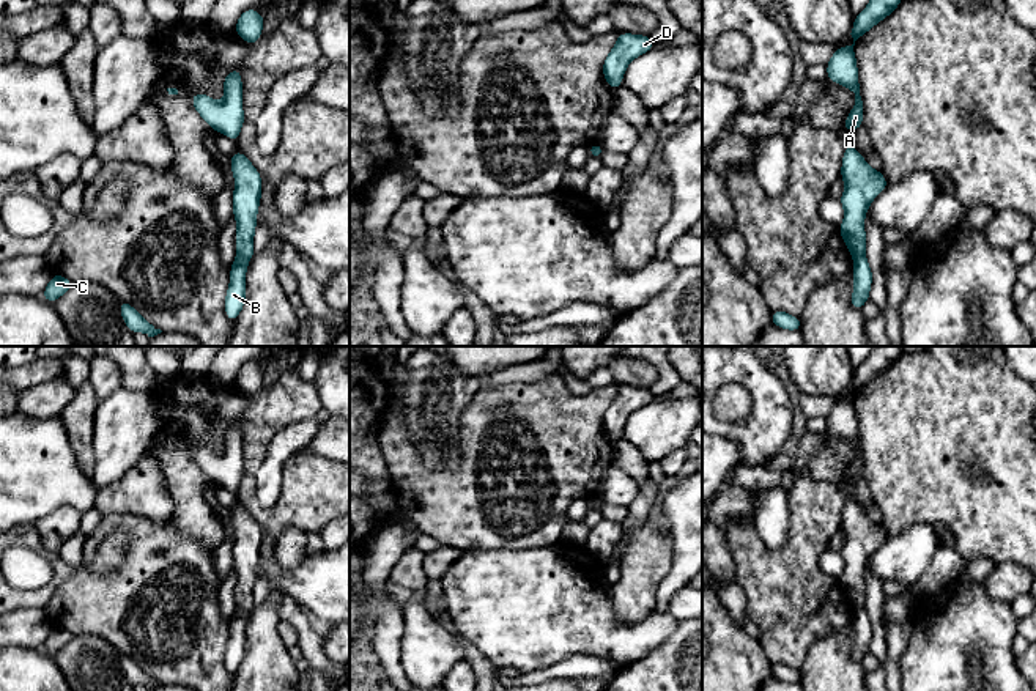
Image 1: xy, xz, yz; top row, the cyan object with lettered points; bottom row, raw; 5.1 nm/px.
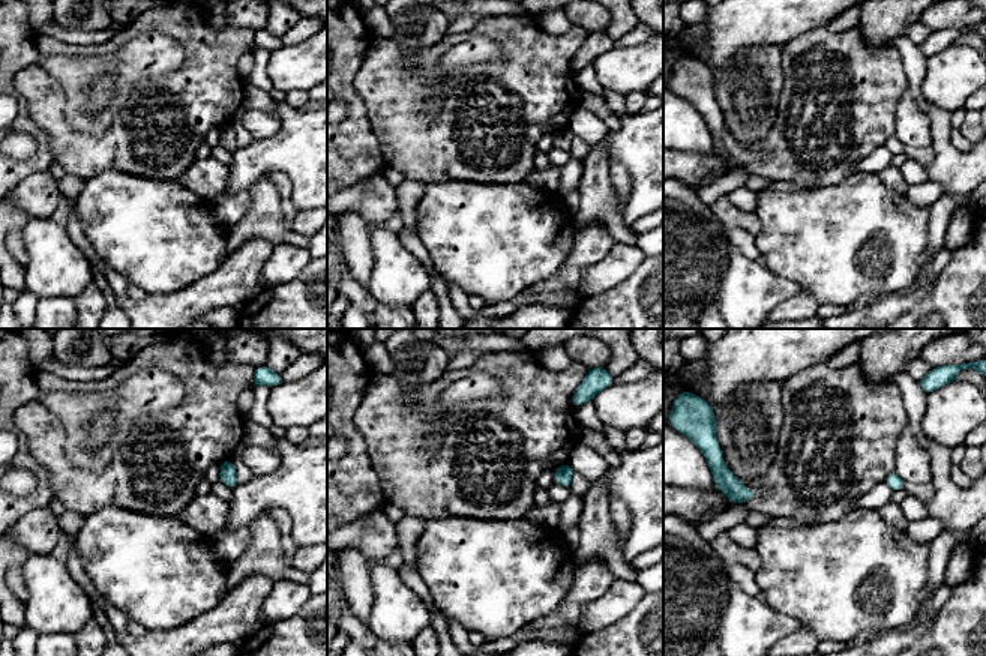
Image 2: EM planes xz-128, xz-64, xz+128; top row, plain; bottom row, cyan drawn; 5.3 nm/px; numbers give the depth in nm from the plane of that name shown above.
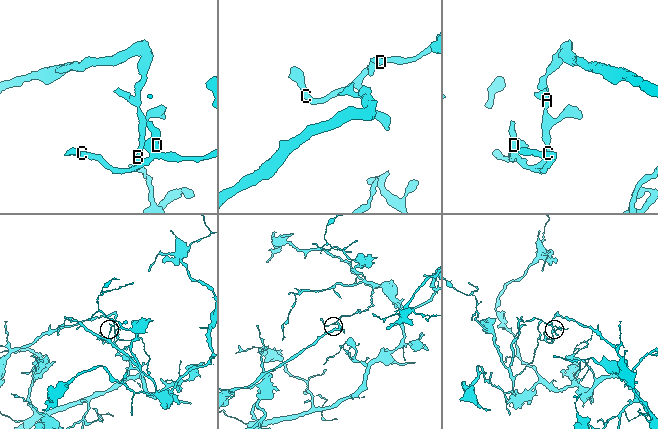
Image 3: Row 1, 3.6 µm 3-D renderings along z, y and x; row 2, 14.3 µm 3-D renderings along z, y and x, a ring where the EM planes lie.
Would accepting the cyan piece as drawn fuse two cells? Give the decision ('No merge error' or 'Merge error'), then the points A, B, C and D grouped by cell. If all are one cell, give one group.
Merge error. Groups: A / B C D

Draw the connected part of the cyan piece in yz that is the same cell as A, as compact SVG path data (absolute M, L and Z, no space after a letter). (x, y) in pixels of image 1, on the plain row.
M874 346L866 360L853 373L850 386L853 397L836 401L827 417L827 430L847 439L855 447L855 458L842 479L845 483L857 483L863 479L863 453L860 449L858 420L853 405L855 394L890 368L901 354L901 346Z

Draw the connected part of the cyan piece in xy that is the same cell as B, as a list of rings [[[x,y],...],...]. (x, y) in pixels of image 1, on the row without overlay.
[[[236,609],[230,622],[230,637],[225,647],[225,667],[235,675],[246,655],[246,625],[249,612]]]

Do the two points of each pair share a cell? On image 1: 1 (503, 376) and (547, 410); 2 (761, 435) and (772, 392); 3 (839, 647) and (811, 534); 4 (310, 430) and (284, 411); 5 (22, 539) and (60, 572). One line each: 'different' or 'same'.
1: different
2: same
3: different
4: different
5: same

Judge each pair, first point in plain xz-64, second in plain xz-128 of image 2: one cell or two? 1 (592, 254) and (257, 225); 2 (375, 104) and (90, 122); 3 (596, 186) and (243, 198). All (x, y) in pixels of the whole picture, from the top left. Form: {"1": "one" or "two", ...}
{"1": "two", "2": "two", "3": "two"}

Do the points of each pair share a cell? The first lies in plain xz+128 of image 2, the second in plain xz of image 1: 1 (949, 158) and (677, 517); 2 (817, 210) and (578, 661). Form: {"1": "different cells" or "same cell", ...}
{"1": "different cells", "2": "different cells"}

